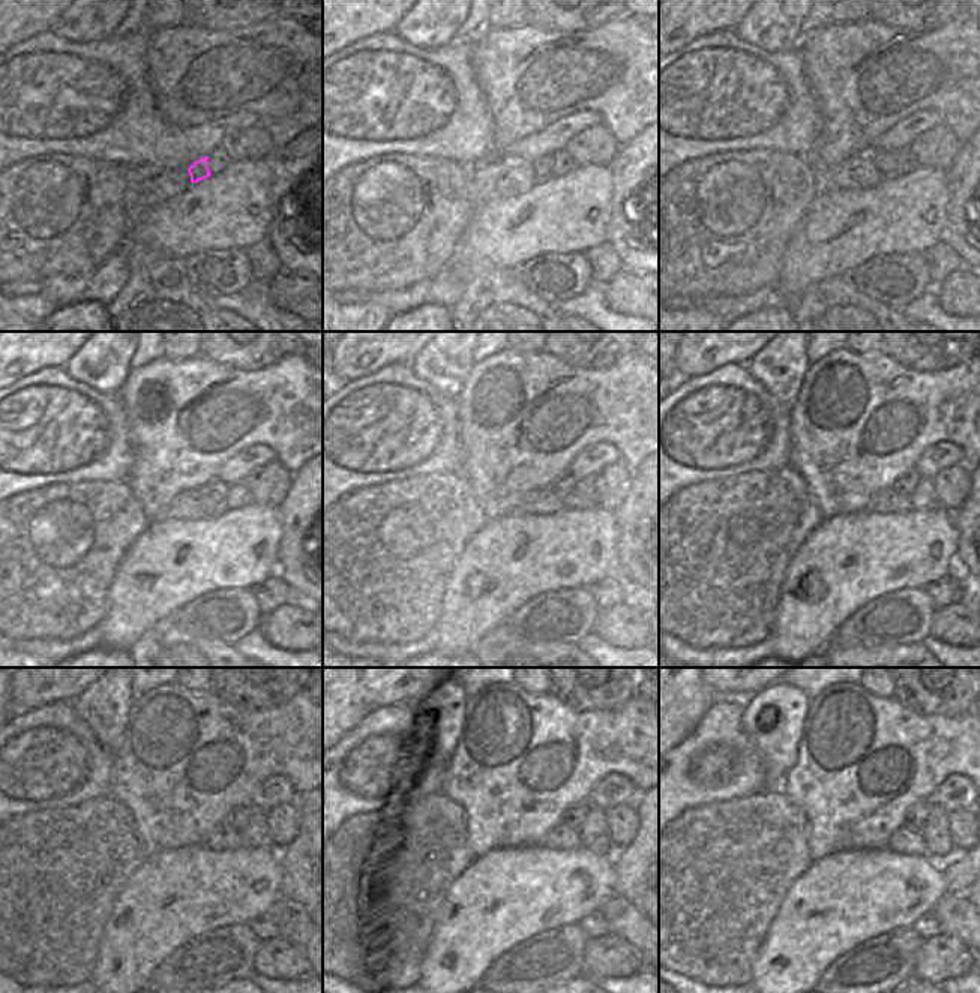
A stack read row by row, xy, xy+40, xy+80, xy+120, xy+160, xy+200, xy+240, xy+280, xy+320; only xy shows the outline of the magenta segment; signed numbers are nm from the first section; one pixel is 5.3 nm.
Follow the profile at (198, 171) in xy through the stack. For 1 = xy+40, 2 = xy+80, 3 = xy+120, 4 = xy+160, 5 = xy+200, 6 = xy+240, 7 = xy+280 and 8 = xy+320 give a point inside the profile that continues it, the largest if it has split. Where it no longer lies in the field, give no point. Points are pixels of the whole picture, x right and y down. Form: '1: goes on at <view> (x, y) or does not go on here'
1: goes on at xy+40 (542, 165)
2: goes on at xy+80 (884, 161)
3: goes on at xy+120 (218, 488)
4: goes on at xy+160 (562, 486)
5: goes on at xy+200 (904, 485)
6: goes on at xy+240 (237, 818)
7: goes on at xy+280 (574, 818)
8: goes on at xy+320 (916, 815)

